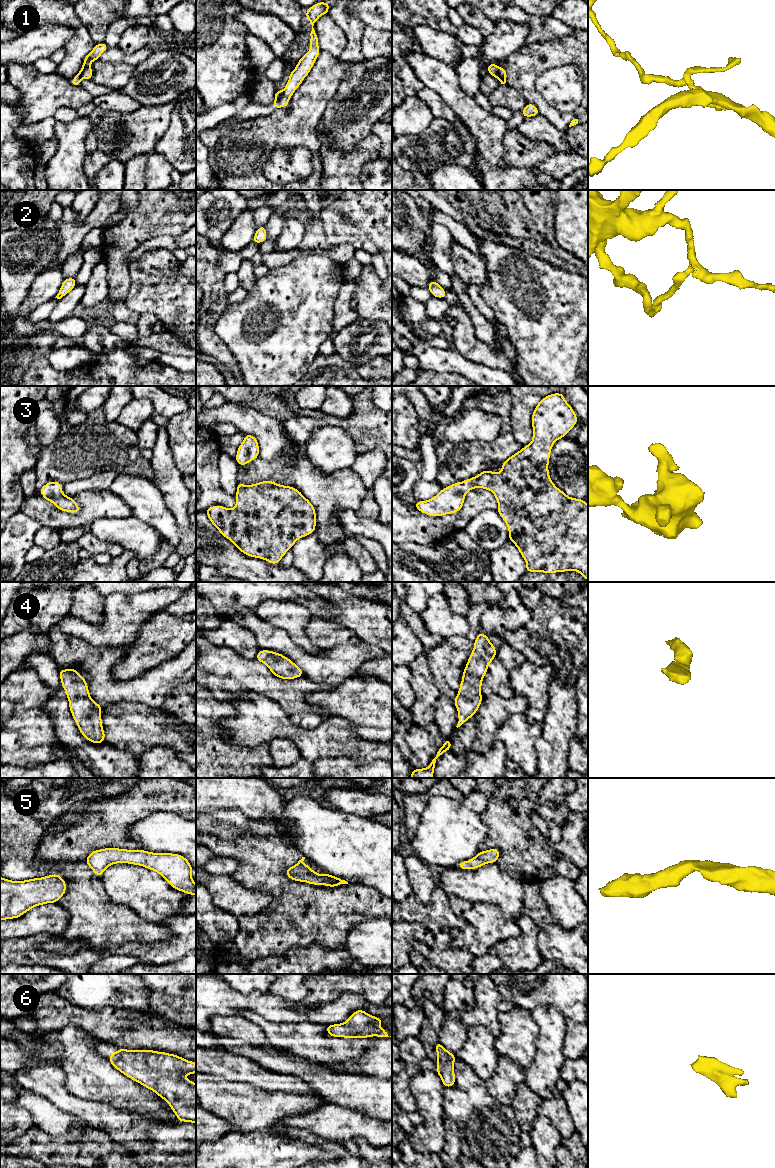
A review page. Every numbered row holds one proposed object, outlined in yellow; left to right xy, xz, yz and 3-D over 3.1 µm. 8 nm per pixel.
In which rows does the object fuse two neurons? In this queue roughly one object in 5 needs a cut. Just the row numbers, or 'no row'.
1

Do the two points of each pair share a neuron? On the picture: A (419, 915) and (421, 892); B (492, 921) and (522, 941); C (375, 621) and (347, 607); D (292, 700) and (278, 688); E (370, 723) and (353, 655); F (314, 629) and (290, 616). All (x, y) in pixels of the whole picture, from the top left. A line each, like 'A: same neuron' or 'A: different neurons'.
A: different neurons
B: different neurons
C: same neuron
D: same neuron
E: different neurons
F: different neurons

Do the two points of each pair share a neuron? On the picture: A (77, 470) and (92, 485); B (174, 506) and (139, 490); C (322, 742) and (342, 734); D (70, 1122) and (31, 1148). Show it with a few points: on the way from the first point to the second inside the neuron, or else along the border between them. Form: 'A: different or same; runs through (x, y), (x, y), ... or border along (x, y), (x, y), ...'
A: different; border along (107, 471), (98, 471), (63, 484)
B: different; border along (152, 482), (162, 495), (165, 506), (176, 523)
C: same; runs through (327, 738), (331, 734), (337, 734)
D: different; border along (49, 1138), (67, 1138), (72, 1142)

